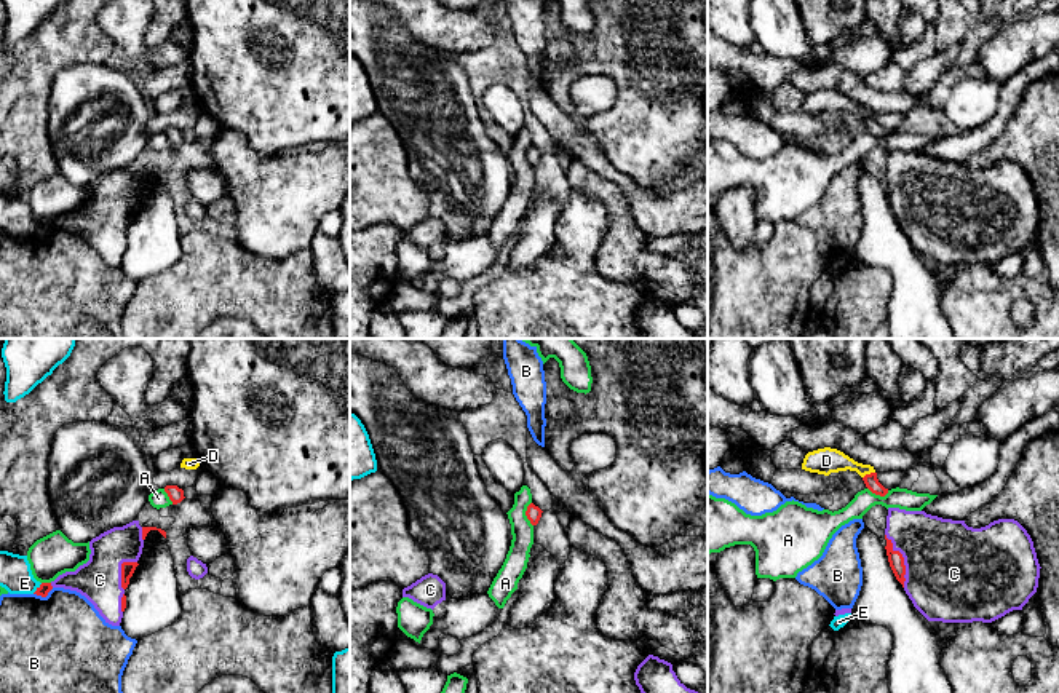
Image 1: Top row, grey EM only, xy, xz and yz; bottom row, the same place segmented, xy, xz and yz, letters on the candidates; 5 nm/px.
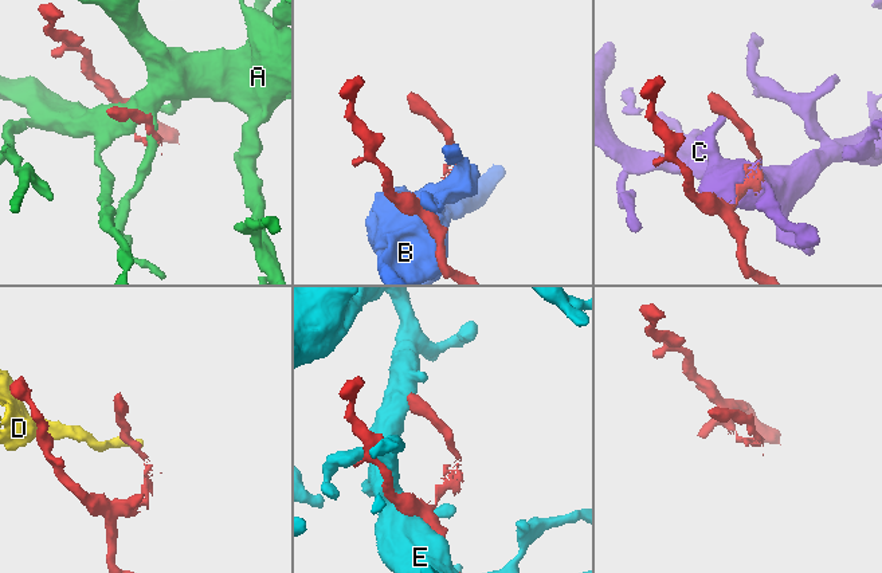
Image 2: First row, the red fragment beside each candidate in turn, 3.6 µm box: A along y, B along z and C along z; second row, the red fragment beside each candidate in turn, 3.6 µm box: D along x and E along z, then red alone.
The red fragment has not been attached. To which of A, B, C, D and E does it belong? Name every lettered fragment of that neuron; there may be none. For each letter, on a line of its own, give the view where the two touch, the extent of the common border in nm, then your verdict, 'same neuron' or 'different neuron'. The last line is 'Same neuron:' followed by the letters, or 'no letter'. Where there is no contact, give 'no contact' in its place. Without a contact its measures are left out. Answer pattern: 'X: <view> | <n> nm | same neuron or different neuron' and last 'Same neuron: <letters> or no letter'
A: xz | 130 nm | different neuron
B: xy | 110 nm | different neuron
C: yz | 280 nm | same neuron
D: yz | 70 nm | different neuron
E: xy | 80 nm | different neuron
Same neuron: C

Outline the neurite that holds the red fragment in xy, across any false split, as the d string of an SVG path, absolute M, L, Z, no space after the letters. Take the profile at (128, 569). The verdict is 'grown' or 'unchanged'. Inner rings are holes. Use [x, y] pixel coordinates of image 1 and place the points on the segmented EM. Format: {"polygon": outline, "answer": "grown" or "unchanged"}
{"polygon": "M133 521L123 527L113 527L89 541L89 560L80 565L75 572L65 572L51 583L42 583L34 594L46 597L53 588L77 591L85 596L105 623L120 626L126 608L125 589L129 584L137 560L142 554L144 540L150 530L158 530L165 538L166 532L157 527L141 527L139 521Z", "answer": "grown"}

